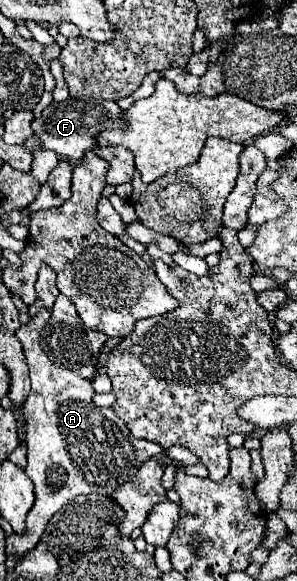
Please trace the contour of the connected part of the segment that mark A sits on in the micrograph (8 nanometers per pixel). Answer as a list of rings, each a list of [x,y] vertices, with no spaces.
[[[40,308],[36,316],[30,318],[30,322],[22,324],[16,330],[16,338],[22,344],[24,356],[26,356],[26,364],[30,370],[30,382],[32,382],[32,392],[28,394],[26,402],[24,402],[24,416],[28,420],[26,426],[26,446],[28,446],[28,466],[26,466],[26,474],[28,478],[34,482],[34,506],[28,512],[26,518],[26,544],[28,550],[32,550],[38,542],[40,536],[46,528],[46,524],[50,522],[50,518],[62,510],[64,506],[72,504],[76,496],[80,494],[112,494],[118,486],[122,486],[124,482],[128,482],[130,478],[136,476],[136,470],[150,460],[152,456],[160,454],[162,448],[150,440],[138,440],[130,434],[130,430],[126,428],[126,424],[114,414],[114,410],[110,408],[96,408],[92,404],[92,384],[86,378],[80,378],[80,374],[76,374],[74,370],[68,370],[64,366],[56,366],[56,362],[52,362],[52,358],[48,358],[48,354],[44,354],[44,346],[40,346],[40,330],[46,326],[50,312],[46,308]]]

